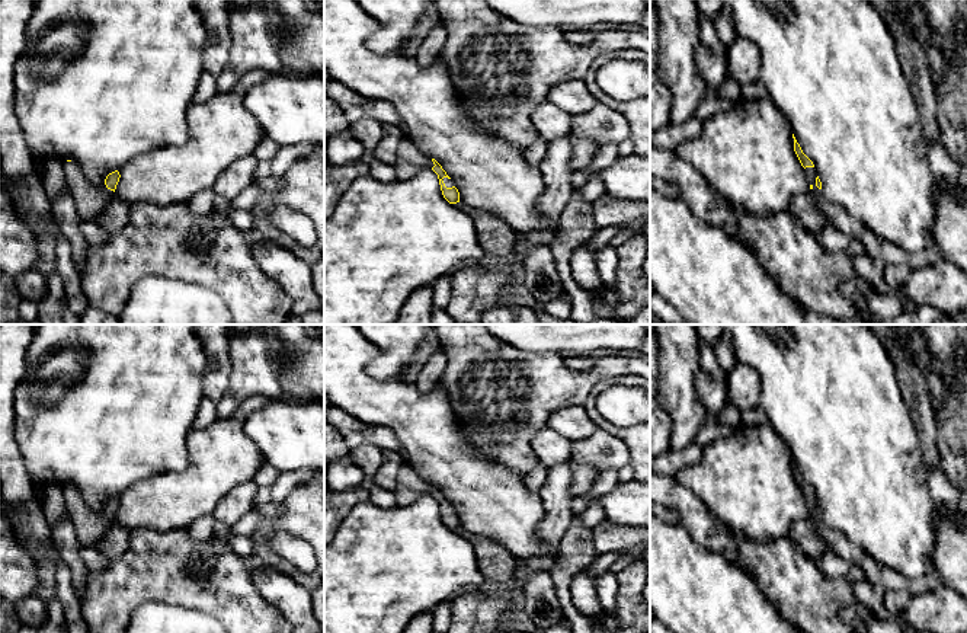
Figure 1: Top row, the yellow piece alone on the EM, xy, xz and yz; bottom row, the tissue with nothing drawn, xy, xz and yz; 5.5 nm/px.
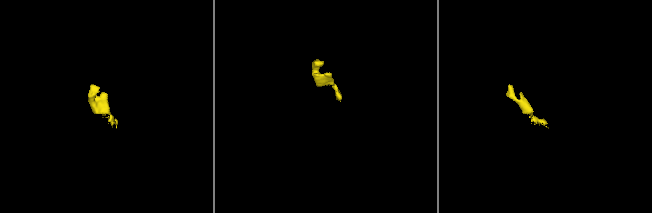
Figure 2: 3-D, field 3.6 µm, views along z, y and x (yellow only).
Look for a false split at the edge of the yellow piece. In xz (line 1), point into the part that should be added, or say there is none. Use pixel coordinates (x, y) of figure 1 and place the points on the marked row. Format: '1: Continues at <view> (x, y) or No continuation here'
1: Continues at xz (410, 159)

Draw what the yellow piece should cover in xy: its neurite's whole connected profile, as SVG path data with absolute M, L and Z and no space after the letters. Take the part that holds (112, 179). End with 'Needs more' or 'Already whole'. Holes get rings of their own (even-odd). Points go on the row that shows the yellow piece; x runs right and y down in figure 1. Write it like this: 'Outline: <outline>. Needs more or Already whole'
Outline: M67 160L64 164L64 173L79 218L81 221L96 221L115 196L115 189L121 178L119 172L115 170L109 173L102 186L90 183L83 170L71 160Z. Needs more

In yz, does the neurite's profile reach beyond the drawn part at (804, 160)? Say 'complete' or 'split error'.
split error

